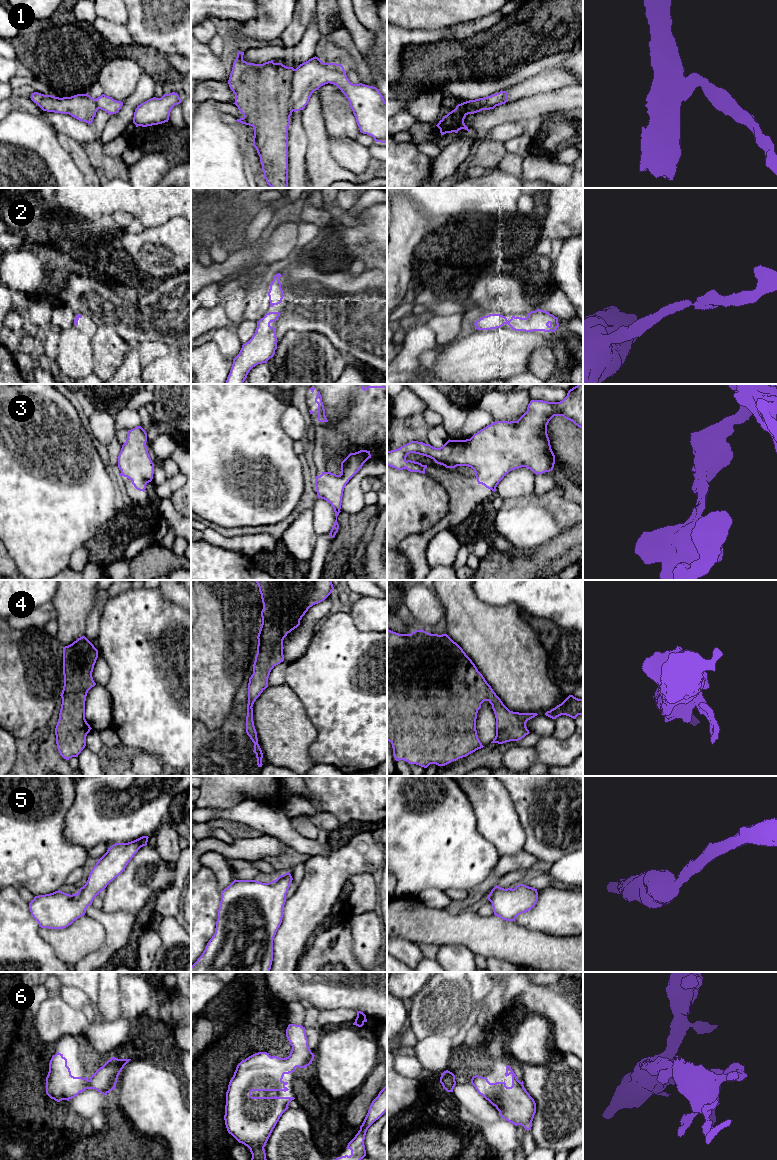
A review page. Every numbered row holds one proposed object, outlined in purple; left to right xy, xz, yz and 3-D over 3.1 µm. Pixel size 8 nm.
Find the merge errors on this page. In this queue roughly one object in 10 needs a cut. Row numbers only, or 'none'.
1

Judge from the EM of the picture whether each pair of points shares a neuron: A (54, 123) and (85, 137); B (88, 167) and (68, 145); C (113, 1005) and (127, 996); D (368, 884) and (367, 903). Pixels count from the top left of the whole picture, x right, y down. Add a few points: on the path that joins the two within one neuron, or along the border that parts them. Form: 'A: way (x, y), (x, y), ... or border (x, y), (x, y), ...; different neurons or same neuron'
A: way (62, 123), (77, 130); same neuron
B: way (85, 161), (74, 150); same neuron
C: border (119, 982), (119, 1000), (122, 1017); different neurons
D: way (367, 889), (367, 898); same neuron

